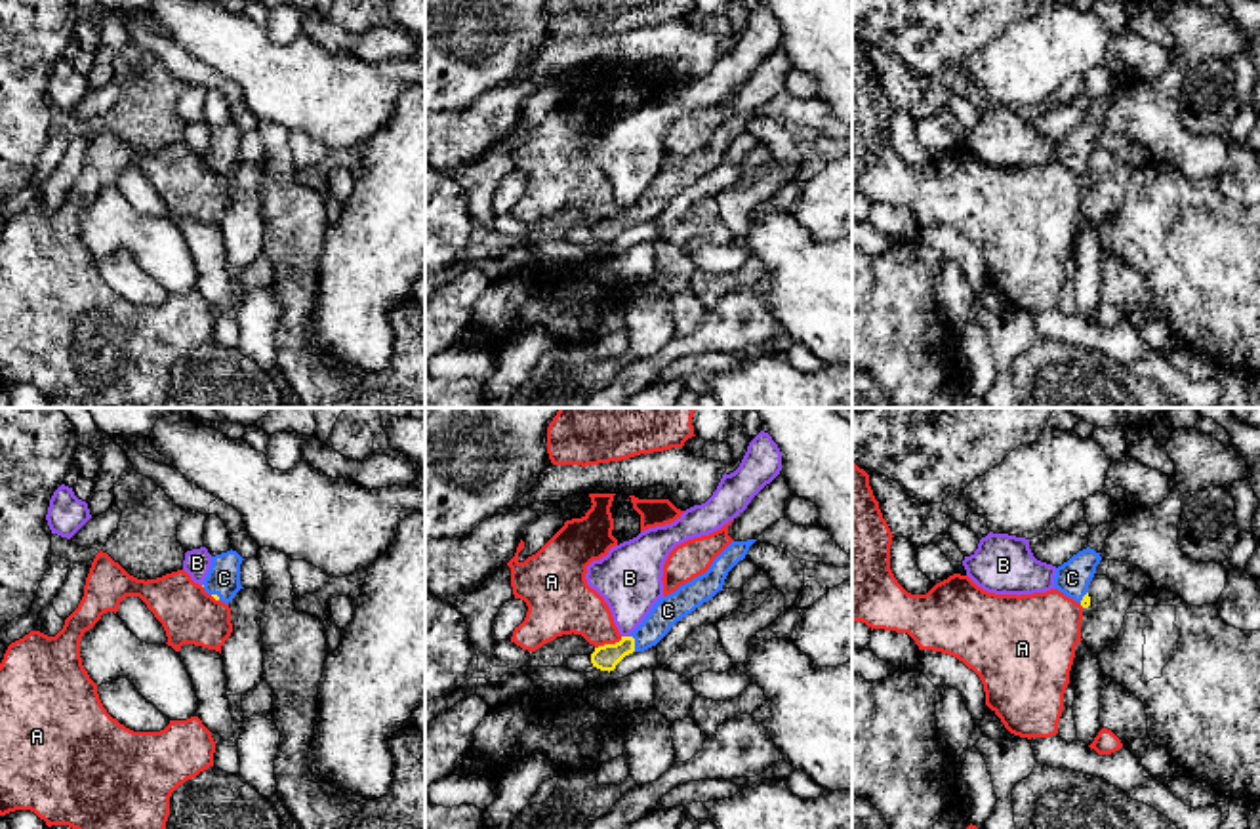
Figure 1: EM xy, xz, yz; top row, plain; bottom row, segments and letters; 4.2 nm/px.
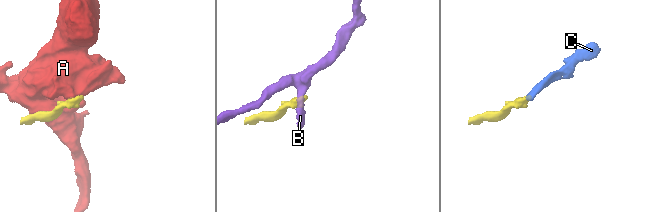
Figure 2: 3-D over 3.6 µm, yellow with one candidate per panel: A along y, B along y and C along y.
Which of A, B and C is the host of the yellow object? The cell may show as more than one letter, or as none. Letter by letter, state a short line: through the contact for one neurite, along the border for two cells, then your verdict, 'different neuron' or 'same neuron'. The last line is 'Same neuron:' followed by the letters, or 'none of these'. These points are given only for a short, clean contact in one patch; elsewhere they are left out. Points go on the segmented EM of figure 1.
A: different neuron
B: xz (622, 635), (628, 637) | different neuron
C: xz (605, 658), (633, 643), (668, 610) | same neuron
Same neuron: C

